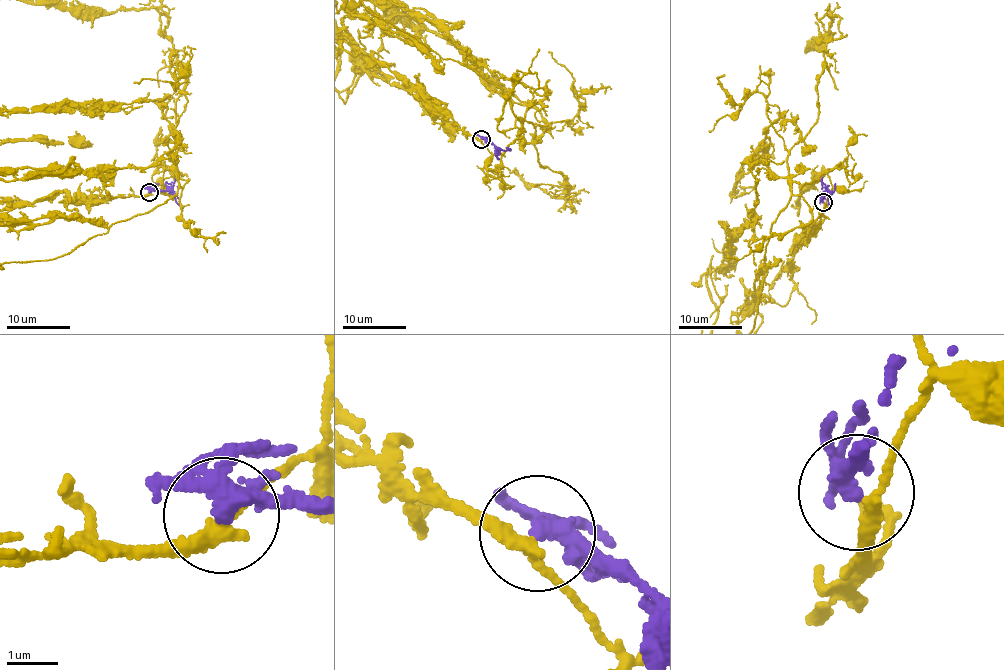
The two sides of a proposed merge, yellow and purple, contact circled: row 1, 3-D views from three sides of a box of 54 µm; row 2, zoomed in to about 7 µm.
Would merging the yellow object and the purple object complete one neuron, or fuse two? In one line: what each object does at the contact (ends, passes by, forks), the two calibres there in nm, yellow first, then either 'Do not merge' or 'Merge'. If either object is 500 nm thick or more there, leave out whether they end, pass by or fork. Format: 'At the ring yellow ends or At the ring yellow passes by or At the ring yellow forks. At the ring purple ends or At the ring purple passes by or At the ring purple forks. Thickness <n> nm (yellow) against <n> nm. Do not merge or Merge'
At the ring yellow passes by. At the ring purple forks. Thickness 240 nm (yellow) against 280 nm. Merge

